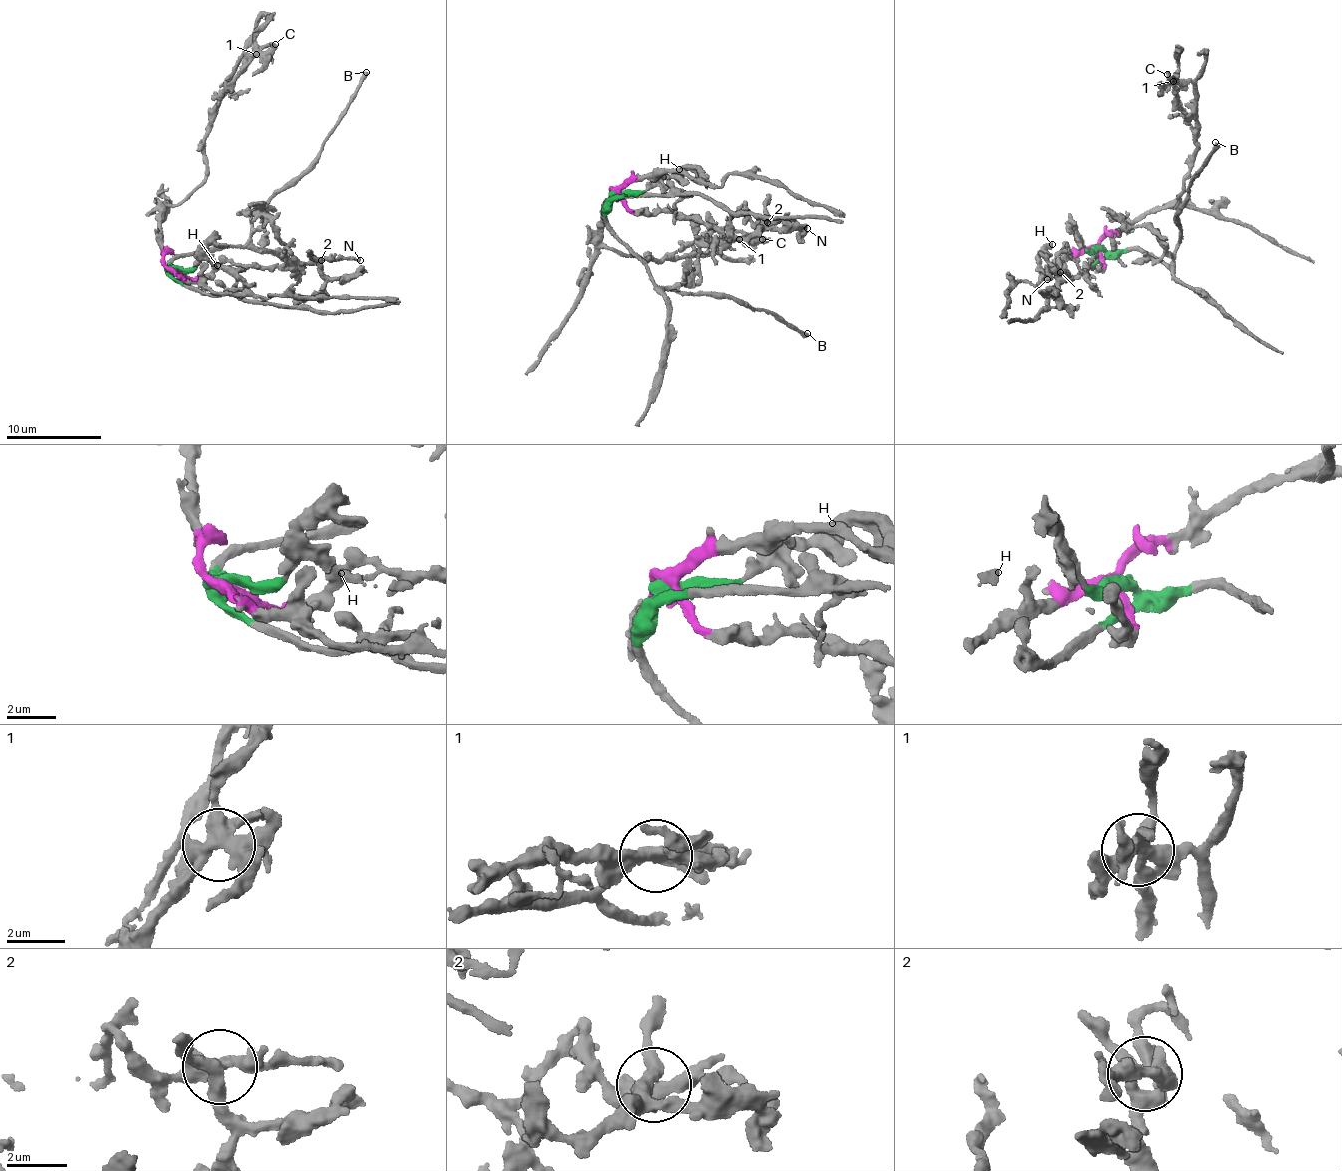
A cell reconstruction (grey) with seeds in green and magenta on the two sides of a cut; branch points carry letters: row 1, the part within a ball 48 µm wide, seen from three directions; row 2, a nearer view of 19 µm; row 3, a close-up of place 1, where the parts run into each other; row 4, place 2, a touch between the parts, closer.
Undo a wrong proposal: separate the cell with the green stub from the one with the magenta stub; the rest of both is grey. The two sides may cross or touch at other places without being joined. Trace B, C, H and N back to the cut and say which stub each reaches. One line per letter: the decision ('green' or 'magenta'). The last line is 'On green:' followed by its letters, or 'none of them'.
B: green
C: magenta
H: magenta
N: magenta
On green: B

